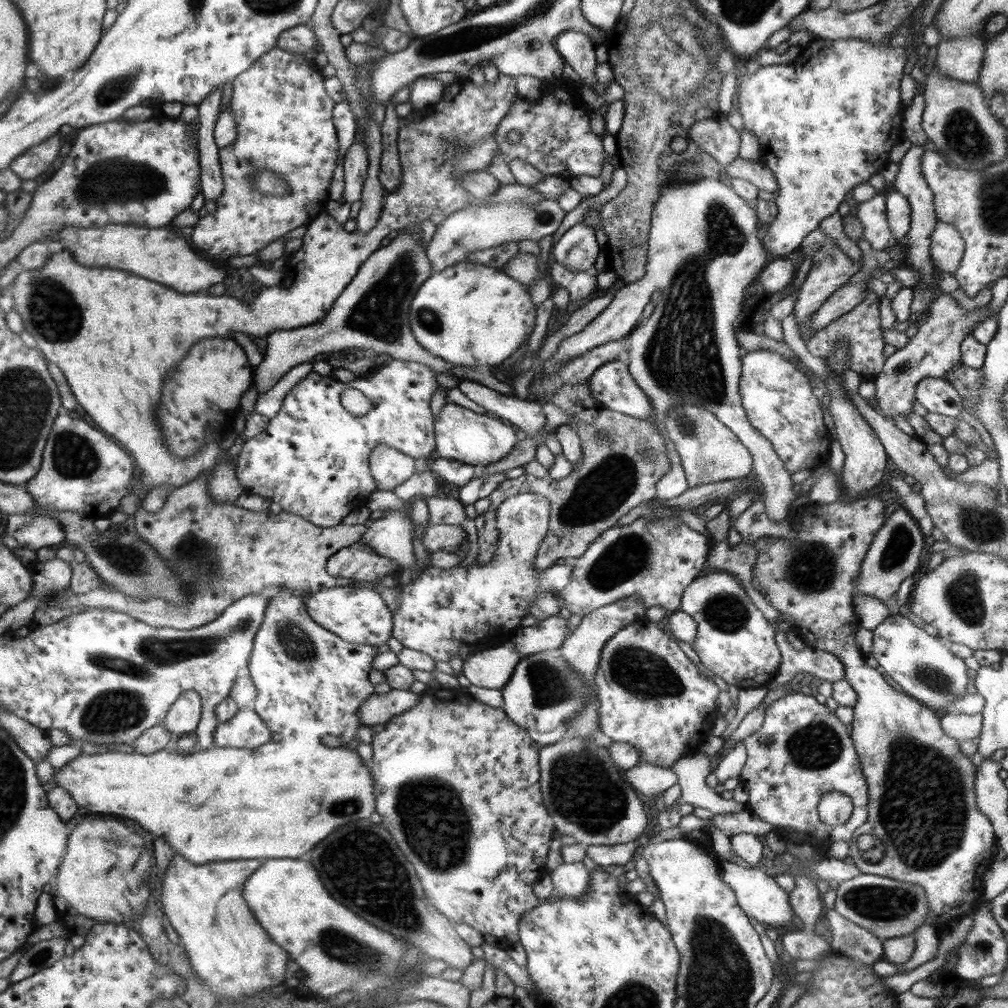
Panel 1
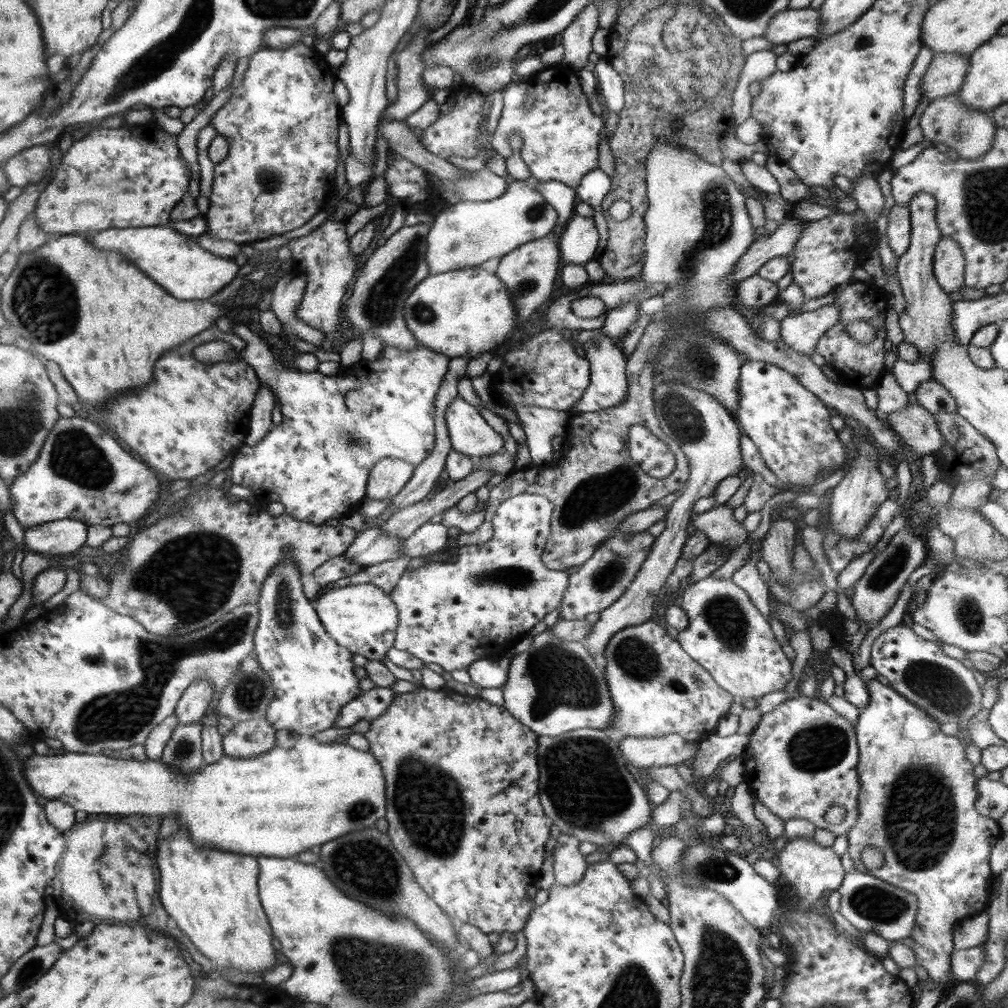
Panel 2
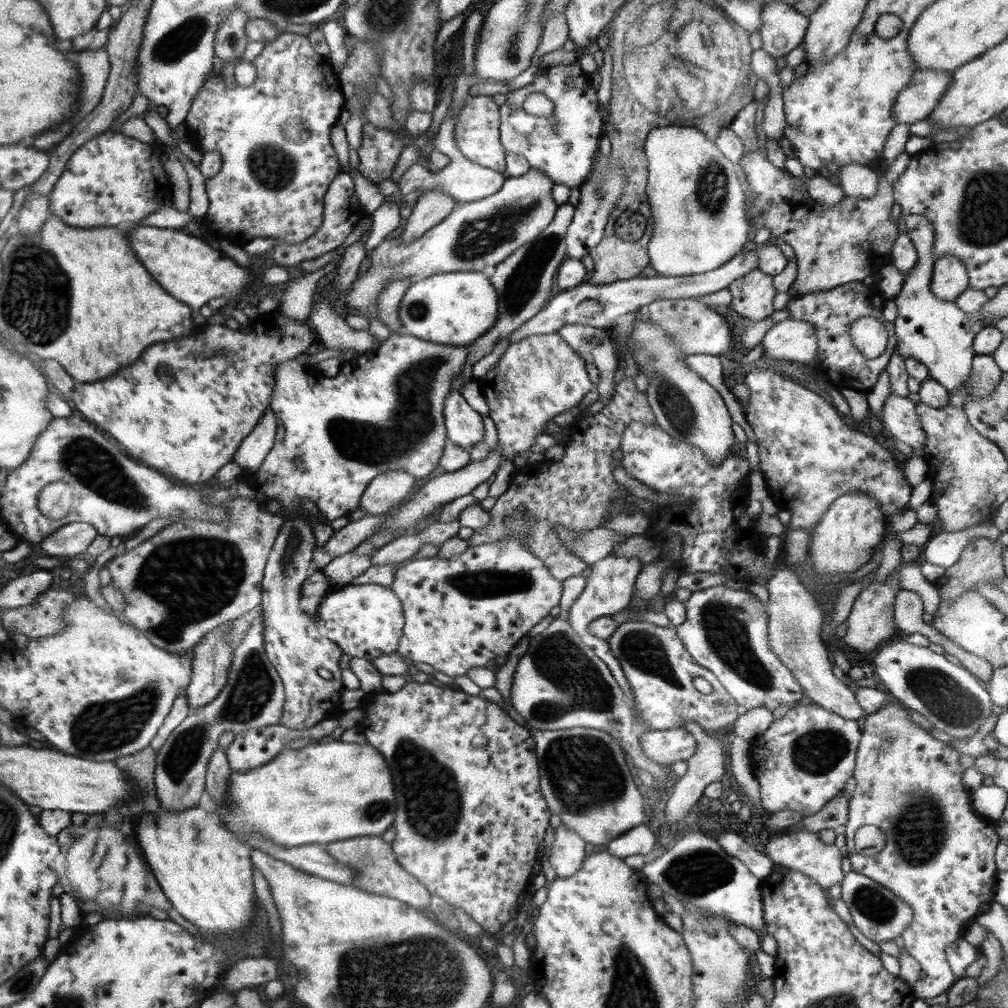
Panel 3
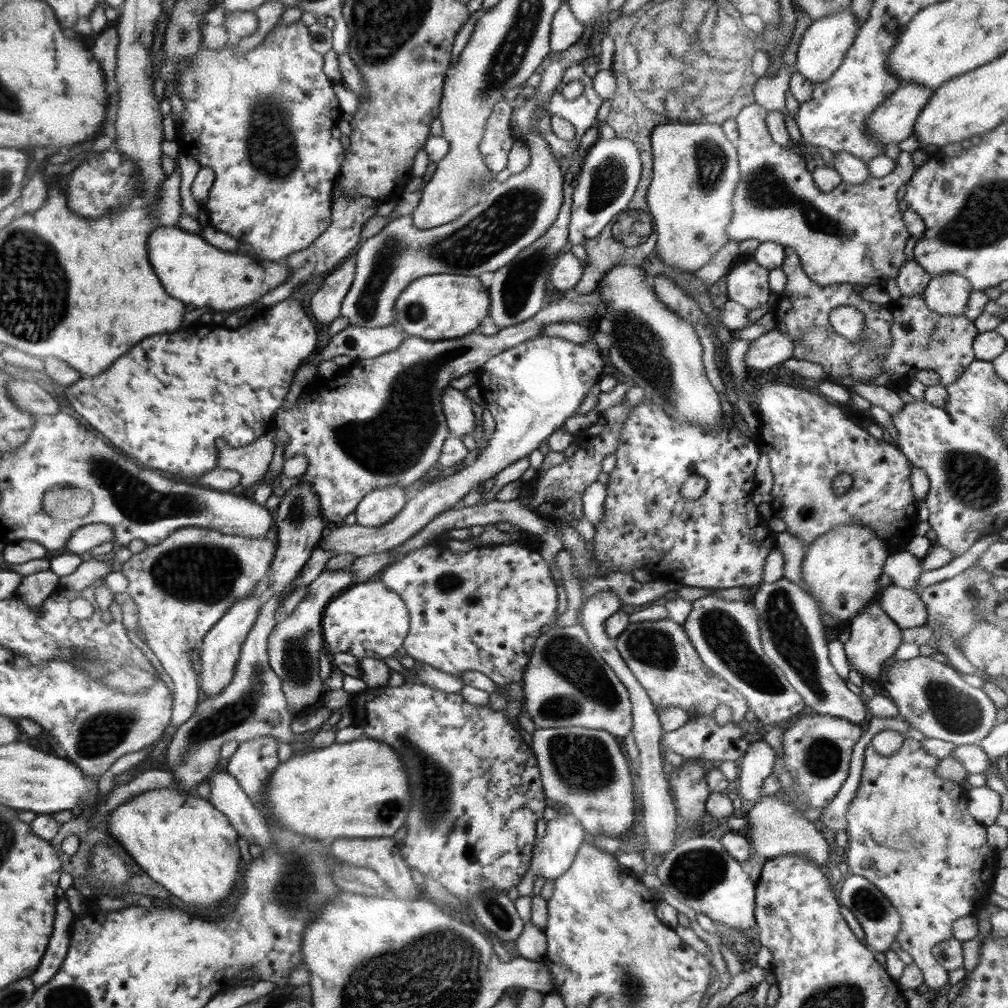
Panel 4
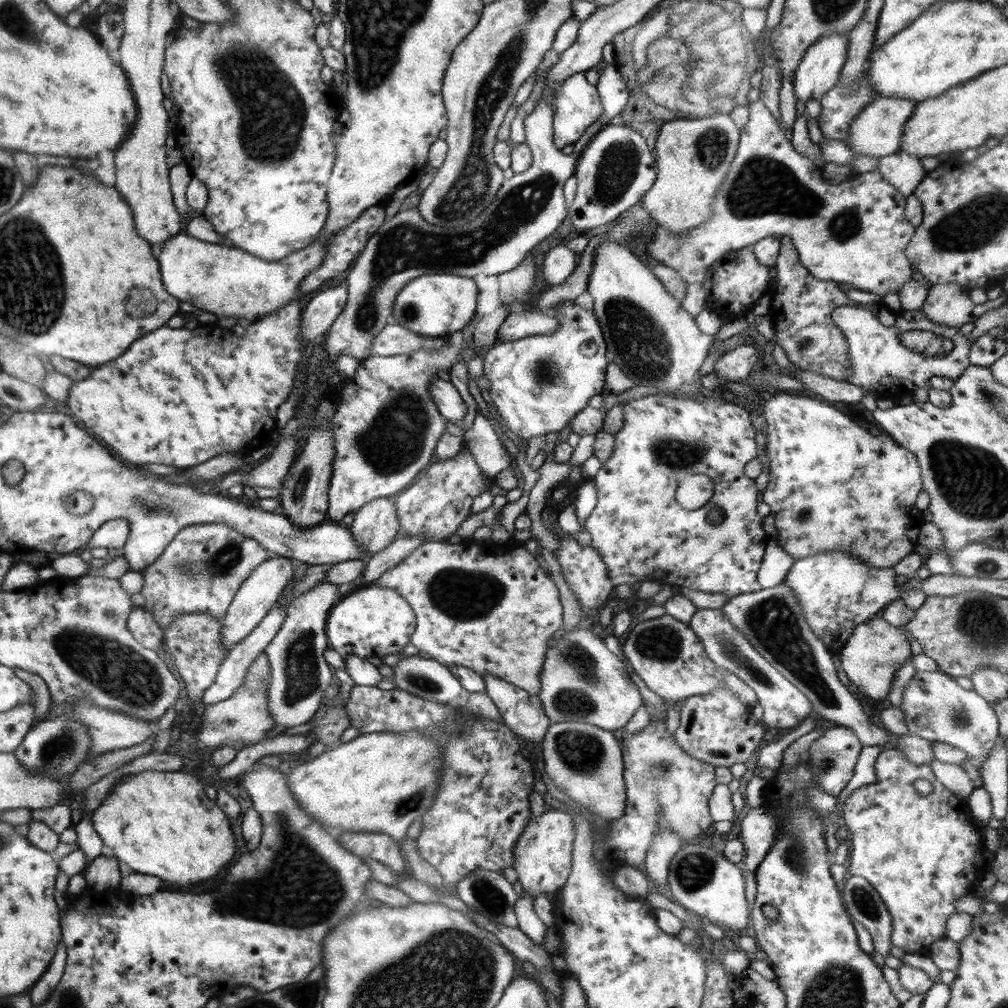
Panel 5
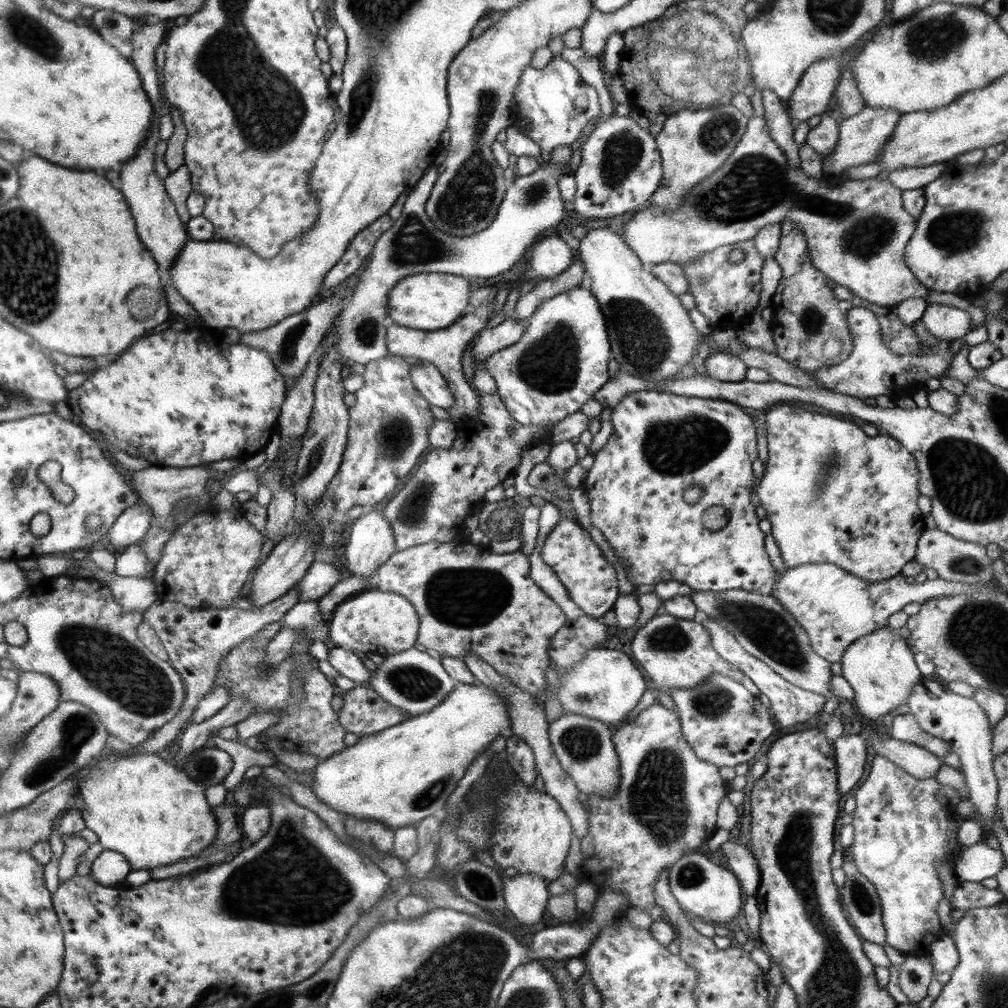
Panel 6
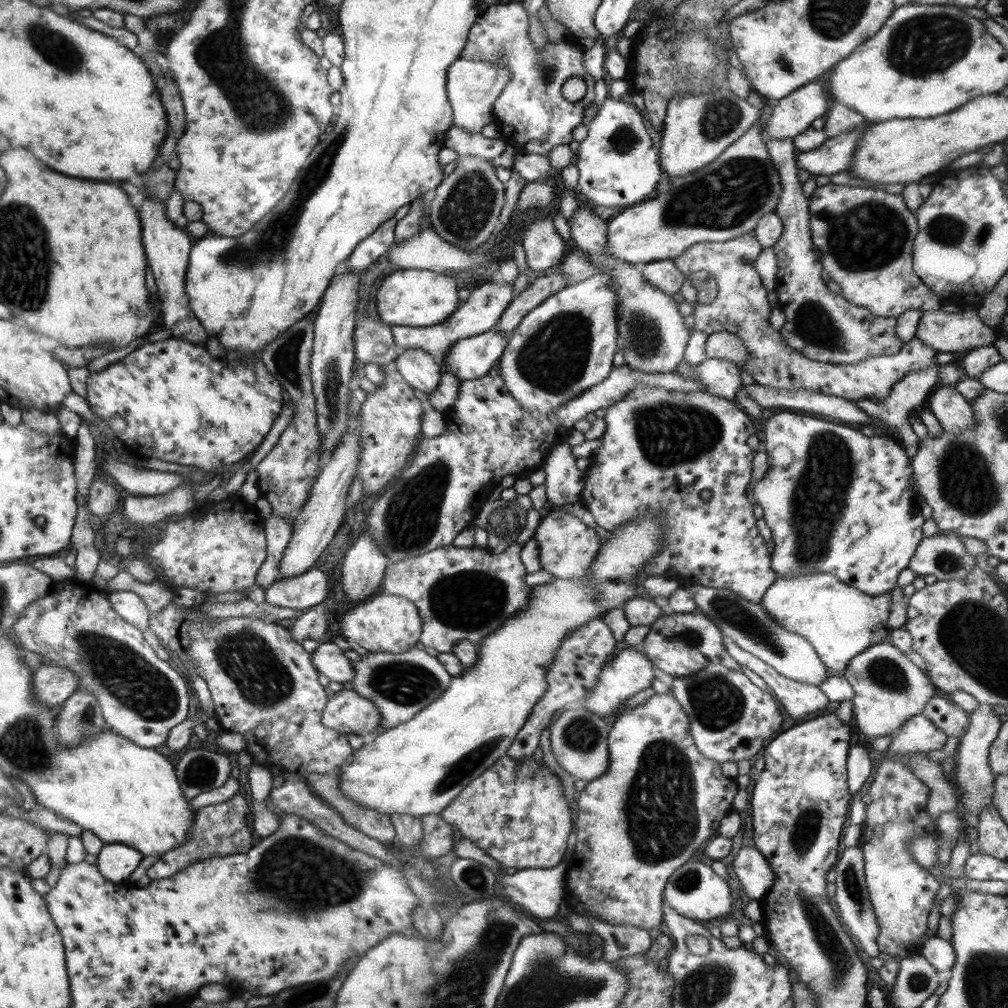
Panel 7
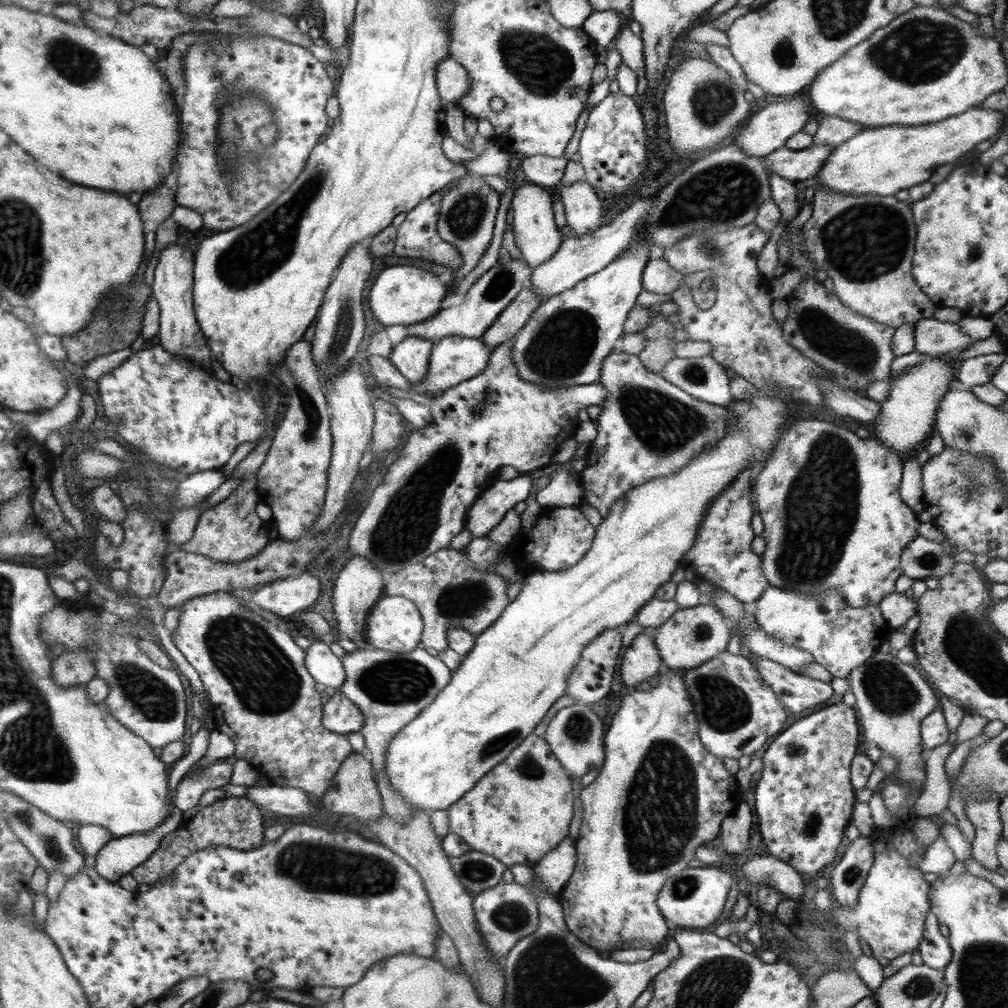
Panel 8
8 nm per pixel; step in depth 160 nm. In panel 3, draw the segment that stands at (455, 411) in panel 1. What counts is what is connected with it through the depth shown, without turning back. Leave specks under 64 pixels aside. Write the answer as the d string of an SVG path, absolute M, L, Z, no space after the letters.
M451 390L445 398L443 415L447 438L468 452L474 444L484 440L483 416L478 414L460 394Z

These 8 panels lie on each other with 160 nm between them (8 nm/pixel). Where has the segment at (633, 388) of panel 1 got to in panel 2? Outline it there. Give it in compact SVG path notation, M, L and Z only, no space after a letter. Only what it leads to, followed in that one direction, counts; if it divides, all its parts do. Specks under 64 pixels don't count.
M600 329L579 330L574 338L586 353L585 357L590 363L590 374L589 385L570 409L571 415L586 411L594 412L621 403L626 398L628 388L625 373L627 356L616 347L615 340L607 337Z

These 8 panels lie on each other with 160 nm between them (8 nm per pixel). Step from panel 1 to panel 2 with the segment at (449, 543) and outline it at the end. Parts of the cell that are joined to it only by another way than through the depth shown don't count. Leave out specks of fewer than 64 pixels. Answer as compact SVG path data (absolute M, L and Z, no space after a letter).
M442 523L423 524L412 536L403 540L404 555L416 558L440 551L448 542L448 527Z

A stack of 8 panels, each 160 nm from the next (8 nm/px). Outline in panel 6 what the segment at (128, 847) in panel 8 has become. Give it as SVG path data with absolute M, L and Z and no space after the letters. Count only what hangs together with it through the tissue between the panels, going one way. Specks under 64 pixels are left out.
M104 849L93 861L91 873L102 886L117 886L131 871L128 859L120 853Z

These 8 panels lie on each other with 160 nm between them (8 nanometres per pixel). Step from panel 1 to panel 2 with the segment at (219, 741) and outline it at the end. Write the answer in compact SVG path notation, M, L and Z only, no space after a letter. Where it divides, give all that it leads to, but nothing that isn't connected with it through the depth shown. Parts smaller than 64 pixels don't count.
M265 717L238 722L223 736L223 754L234 758L264 754L275 746L276 731Z

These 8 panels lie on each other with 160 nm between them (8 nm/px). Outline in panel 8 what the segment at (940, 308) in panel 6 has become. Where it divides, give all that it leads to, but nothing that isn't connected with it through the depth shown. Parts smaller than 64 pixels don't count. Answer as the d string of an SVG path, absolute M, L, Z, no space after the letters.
M922 318L915 322L914 328L914 351L930 357L962 351L974 342L956 322Z

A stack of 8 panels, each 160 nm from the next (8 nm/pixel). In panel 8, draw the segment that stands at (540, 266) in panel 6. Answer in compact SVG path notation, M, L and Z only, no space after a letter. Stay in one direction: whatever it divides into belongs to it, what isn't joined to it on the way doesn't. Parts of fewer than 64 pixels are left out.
M522 185L514 190L511 208L514 212L513 235L526 264L530 268L541 265L560 248L560 228L555 224L553 202L550 194L539 185Z

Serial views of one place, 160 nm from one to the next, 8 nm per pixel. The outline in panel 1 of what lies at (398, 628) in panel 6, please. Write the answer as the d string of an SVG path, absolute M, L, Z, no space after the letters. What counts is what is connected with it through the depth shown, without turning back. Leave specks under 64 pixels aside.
M357 584L343 585L305 595L304 602L311 620L346 642L378 647L392 636L392 611L374 589Z

